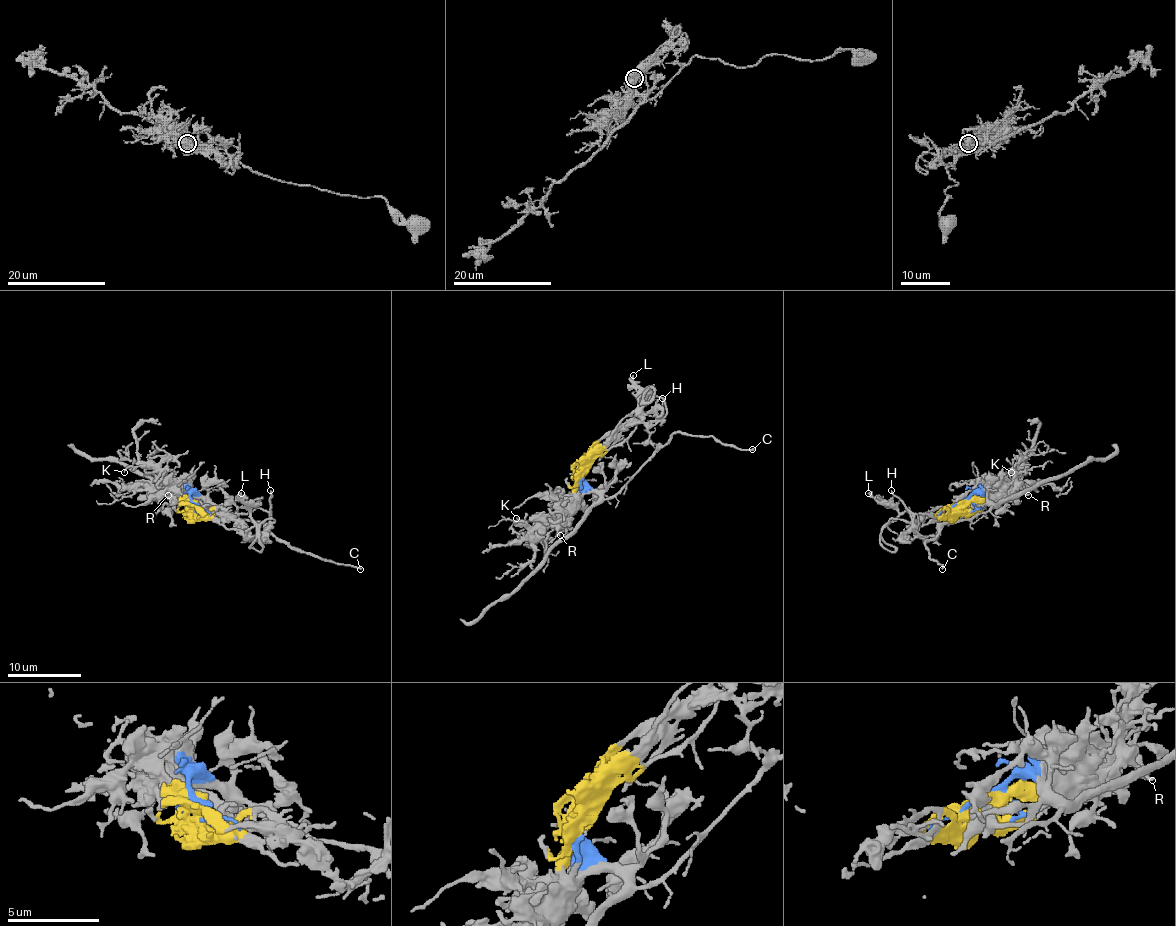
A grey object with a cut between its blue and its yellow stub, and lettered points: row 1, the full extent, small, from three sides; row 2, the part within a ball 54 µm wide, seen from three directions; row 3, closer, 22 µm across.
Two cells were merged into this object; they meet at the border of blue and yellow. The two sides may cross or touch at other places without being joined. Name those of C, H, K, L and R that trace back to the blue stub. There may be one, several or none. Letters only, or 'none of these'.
C, K, R

